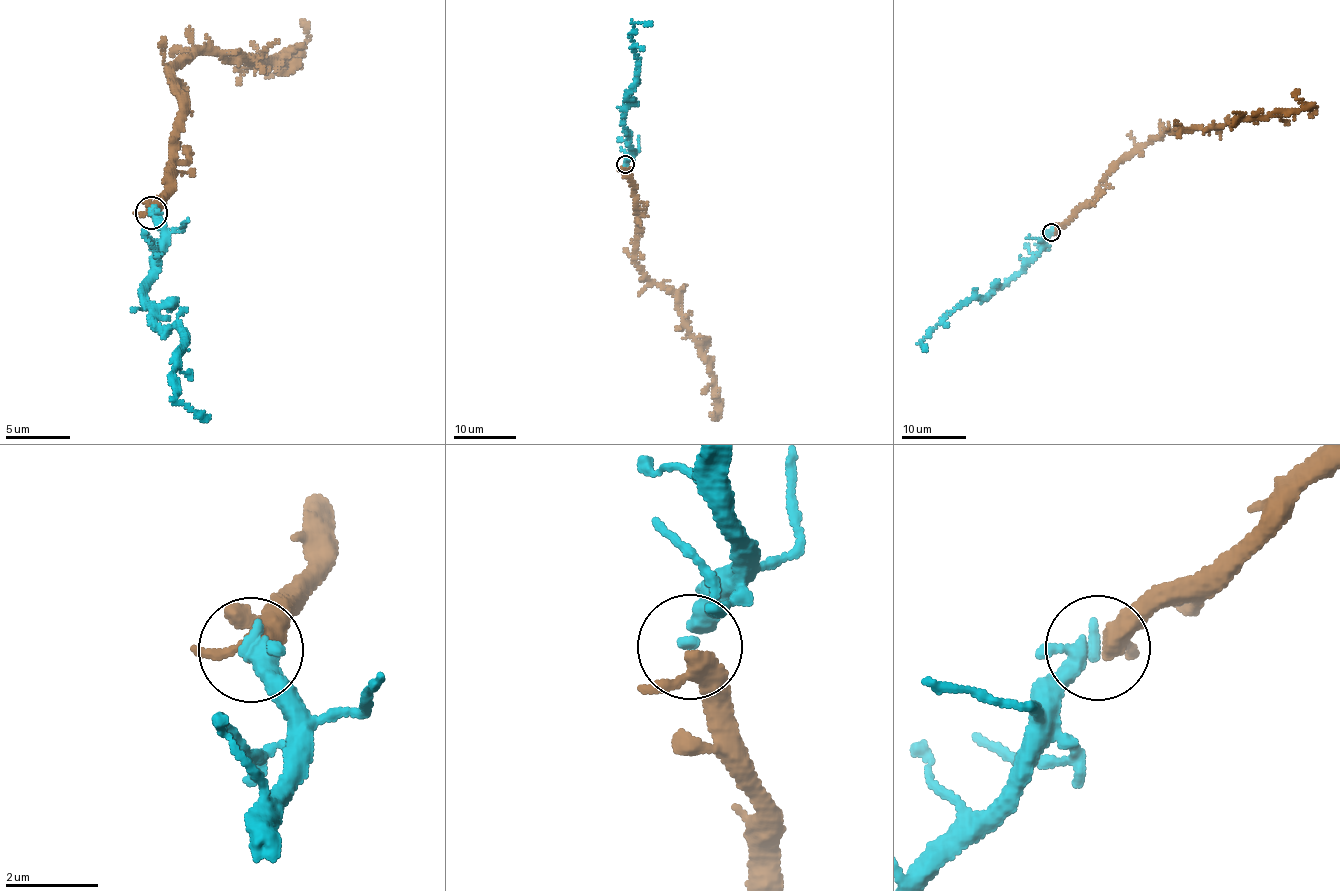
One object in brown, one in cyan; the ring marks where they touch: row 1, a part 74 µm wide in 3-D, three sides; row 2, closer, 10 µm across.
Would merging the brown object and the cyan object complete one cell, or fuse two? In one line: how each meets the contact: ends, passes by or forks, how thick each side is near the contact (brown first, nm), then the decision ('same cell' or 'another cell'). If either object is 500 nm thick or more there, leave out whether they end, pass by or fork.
brown passes by; cyan passes by; 360 nm thick on the brown side, 260 nm on the other; same cell

